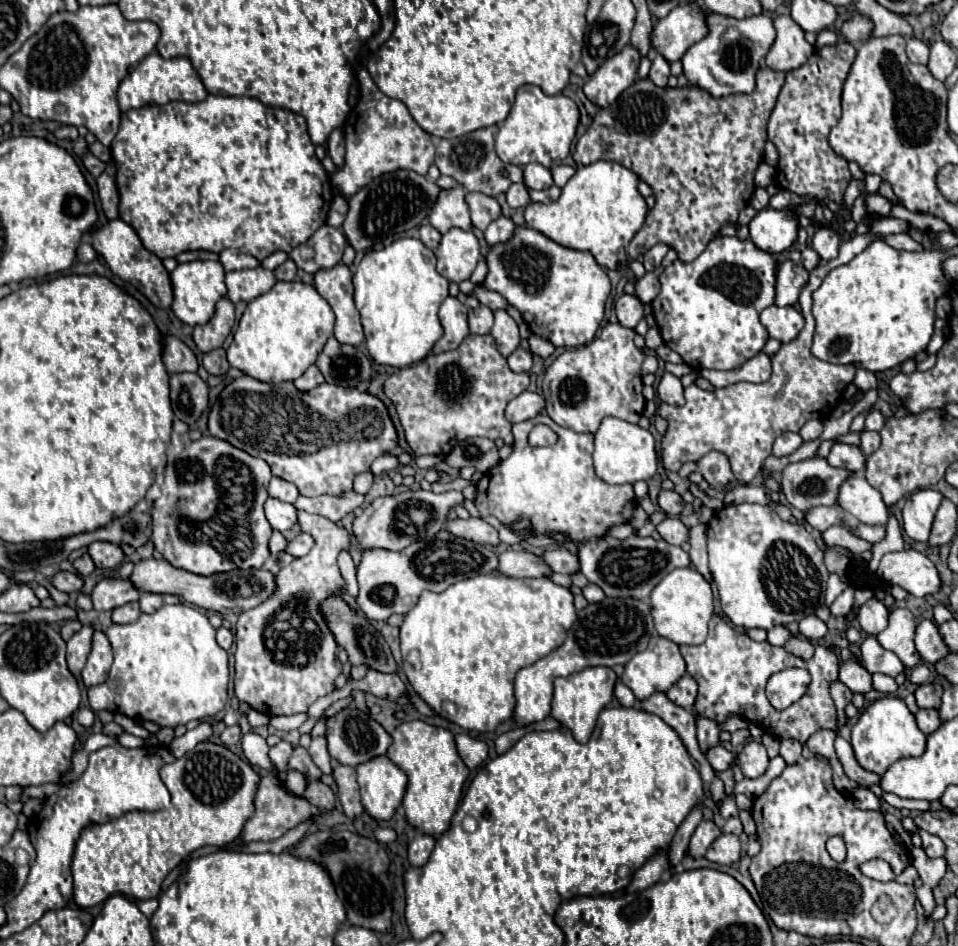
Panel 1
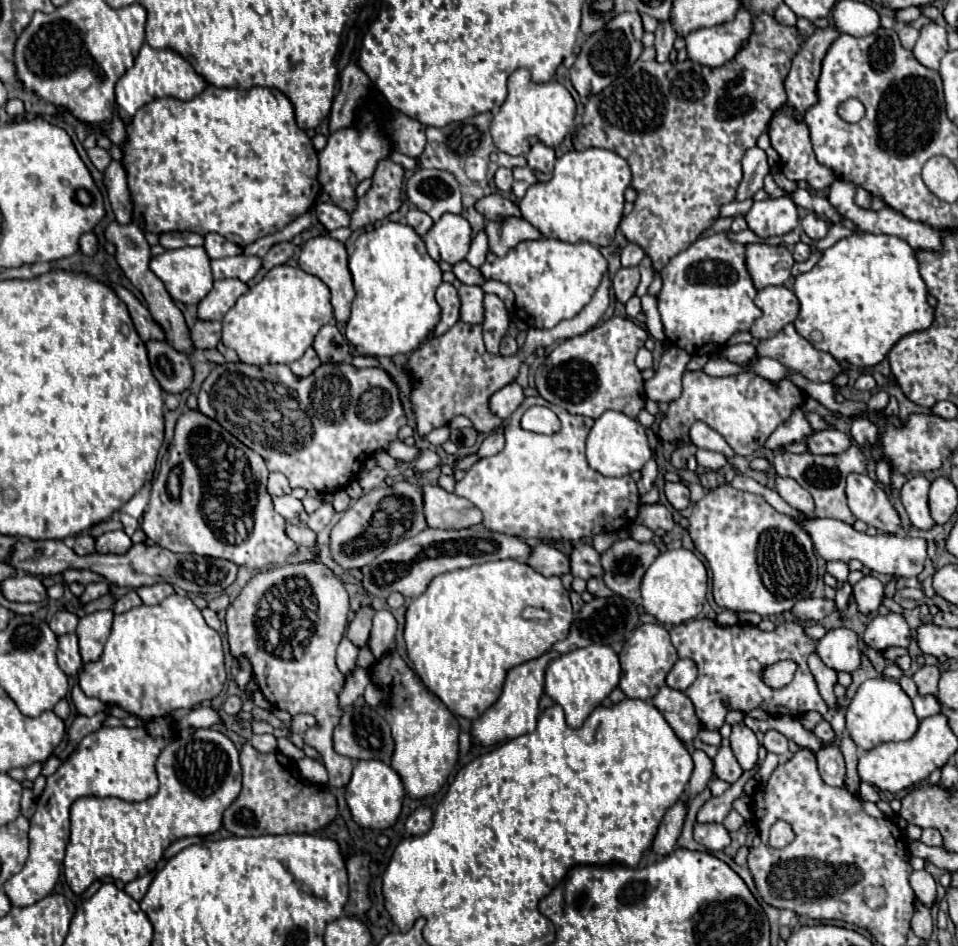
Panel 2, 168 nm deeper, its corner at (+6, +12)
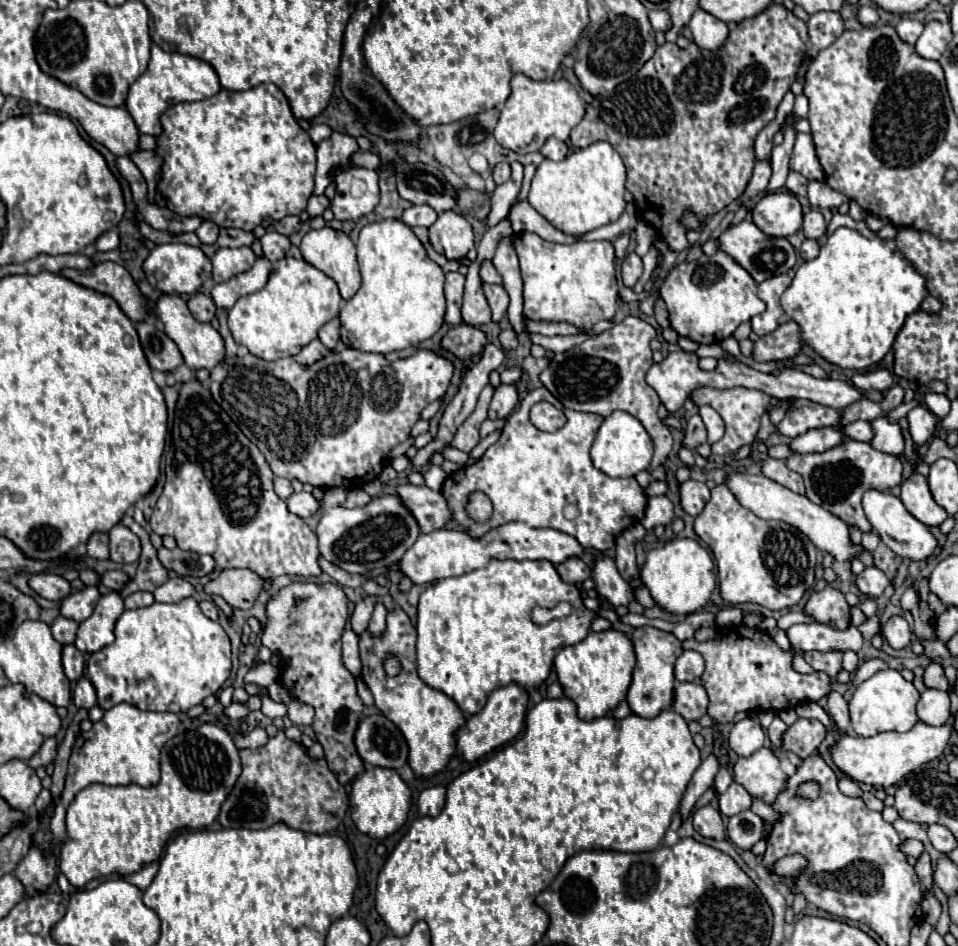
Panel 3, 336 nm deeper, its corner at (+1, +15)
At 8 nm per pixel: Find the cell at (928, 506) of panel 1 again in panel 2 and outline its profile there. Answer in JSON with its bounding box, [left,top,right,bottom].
[901,476,935,530]

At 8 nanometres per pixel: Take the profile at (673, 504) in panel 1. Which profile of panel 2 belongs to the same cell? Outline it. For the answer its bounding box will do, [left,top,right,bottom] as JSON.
[665,482,689,510]

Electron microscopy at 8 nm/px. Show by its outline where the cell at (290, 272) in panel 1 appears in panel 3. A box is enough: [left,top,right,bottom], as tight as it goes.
[260,231,292,263]

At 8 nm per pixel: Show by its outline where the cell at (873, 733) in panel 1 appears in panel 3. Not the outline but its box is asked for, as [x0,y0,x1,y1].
[850,669,920,737]

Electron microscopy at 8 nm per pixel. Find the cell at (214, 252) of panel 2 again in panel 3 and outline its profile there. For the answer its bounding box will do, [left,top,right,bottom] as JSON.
[196,221,218,245]

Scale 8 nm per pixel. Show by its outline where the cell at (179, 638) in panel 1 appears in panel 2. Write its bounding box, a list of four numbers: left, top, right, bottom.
[79,594,227,718]

